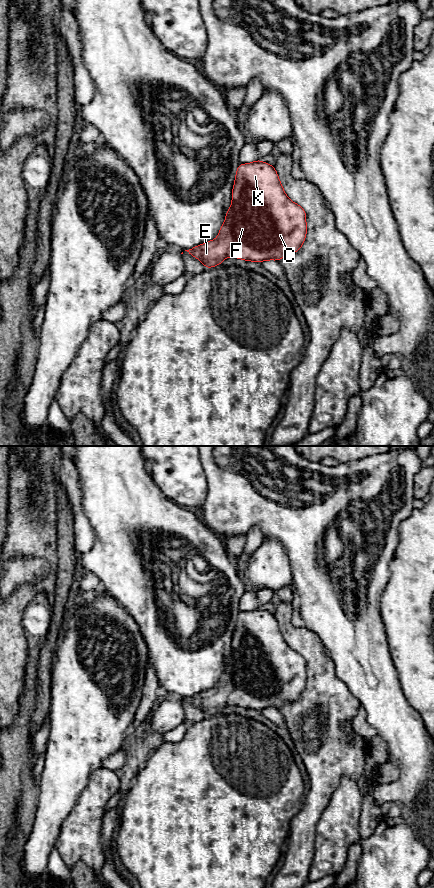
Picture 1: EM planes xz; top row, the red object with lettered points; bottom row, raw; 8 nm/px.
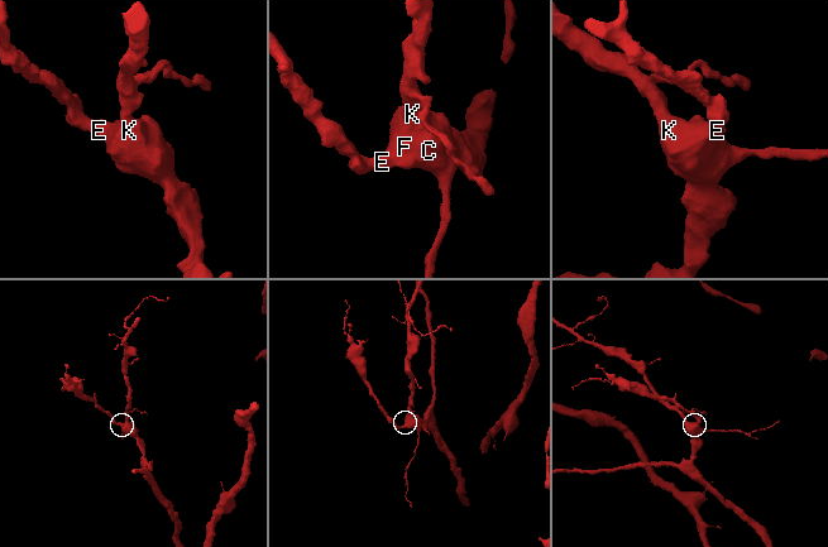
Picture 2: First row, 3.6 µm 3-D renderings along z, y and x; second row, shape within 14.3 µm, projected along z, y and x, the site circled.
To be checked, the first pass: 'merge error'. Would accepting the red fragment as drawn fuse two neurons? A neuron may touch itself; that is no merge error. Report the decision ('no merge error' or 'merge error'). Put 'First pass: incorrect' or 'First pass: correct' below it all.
no merge error
First pass: incorrect

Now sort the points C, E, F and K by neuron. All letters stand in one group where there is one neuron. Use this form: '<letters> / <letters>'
C E F K

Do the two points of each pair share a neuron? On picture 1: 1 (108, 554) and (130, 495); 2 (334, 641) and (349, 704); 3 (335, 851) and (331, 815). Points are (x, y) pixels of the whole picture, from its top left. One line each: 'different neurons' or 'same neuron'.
1: same neuron
2: different neurons
3: same neuron

